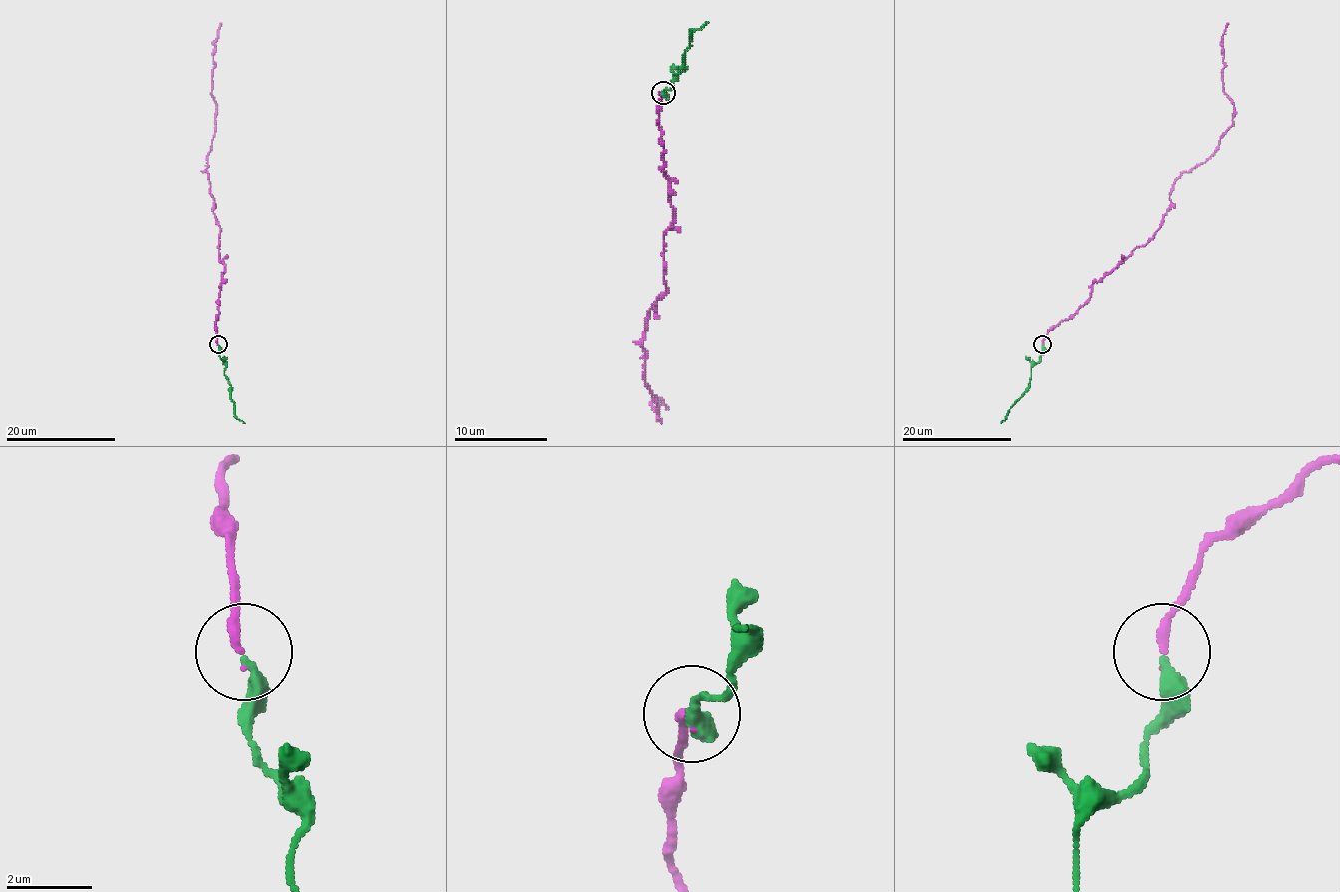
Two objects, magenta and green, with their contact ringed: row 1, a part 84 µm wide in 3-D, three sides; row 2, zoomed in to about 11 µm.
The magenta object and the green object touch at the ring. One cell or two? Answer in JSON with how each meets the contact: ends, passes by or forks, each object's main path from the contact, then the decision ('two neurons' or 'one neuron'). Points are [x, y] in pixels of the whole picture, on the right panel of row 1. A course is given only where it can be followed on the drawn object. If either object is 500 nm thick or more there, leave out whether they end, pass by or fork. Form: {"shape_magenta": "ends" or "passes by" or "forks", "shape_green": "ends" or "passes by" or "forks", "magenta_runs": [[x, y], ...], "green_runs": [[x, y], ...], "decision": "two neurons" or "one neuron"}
{"shape_magenta": "passes by", "shape_green": "ends", "magenta_runs": [[1042, 345], [1084, 304], [1095, 282], [1153, 237], [1175, 180], [1212, 154], [1232, 124], [1223, 69], [1228, 23]], "green_runs": [[1042, 345], [1040, 358], [1031, 368], [1028, 389], [1001, 423]], "decision": "one neuron"}

